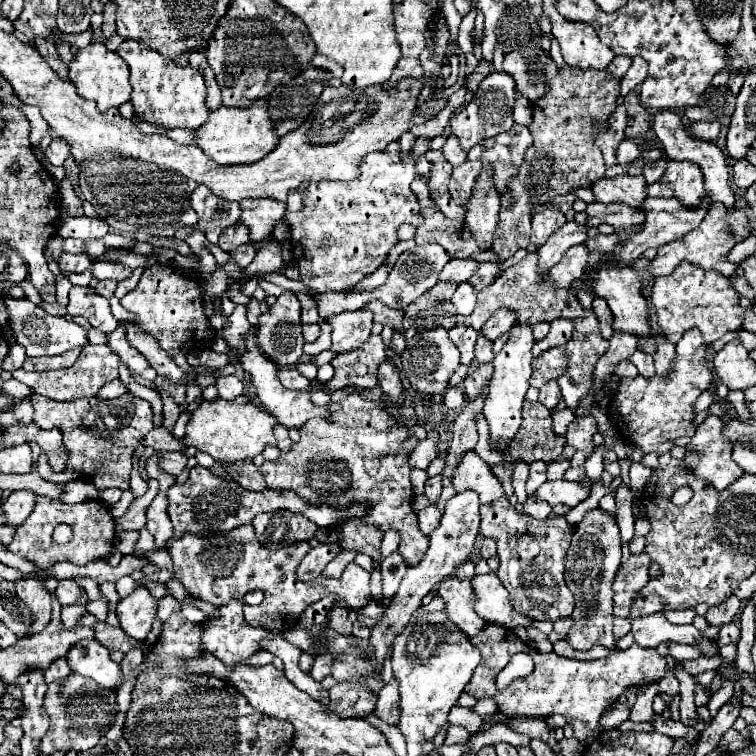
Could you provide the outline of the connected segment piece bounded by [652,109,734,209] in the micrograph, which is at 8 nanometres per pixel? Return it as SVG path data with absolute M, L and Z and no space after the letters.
M664 109L660 111L656 117L654 117L654 131L656 131L656 137L660 139L664 151L666 151L666 157L668 159L676 159L676 161L692 161L692 163L698 163L702 173L704 173L704 187L706 191L712 195L714 201L720 201L726 205L726 209L734 209L734 193L728 185L728 163L726 163L726 157L722 153L720 147L716 147L714 143L706 143L698 137L694 137L682 123L682 117L670 109Z

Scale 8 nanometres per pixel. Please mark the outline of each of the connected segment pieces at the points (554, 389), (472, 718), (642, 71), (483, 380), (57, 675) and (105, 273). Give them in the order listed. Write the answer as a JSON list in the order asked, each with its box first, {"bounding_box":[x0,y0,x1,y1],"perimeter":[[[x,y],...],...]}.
[{"bounding_box":[538,381,562,409],"perimeter":[[[548,381],[546,385],[540,387],[540,397],[538,397],[540,403],[544,403],[548,409],[556,409],[556,405],[562,401],[562,395],[560,395],[560,387],[556,381]]]},{"bounding_box":[450,705,482,731],"perimeter":[[[456,705],[450,713],[450,723],[452,725],[462,725],[466,727],[468,731],[476,731],[480,725],[482,725],[482,717],[476,715],[472,709],[466,709],[466,707],[460,707]]]},{"bounding_box":[622,57,646,97],"perimeter":[[[634,57],[628,73],[622,77],[622,97],[626,97],[630,91],[636,89],[646,77],[646,61],[642,57]]]},{"bounding_box":[464,363,494,401],"perimeter":[[[484,363],[468,373],[468,377],[464,379],[464,393],[466,393],[468,401],[474,401],[482,393],[482,389],[488,385],[488,381],[492,377],[492,371],[494,371],[492,363]]]},{"bounding_box":[44,657,72,683],"perimeter":[[[62,657],[62,659],[56,659],[56,661],[44,671],[44,679],[46,679],[46,683],[52,683],[52,681],[58,681],[58,679],[62,679],[62,677],[68,677],[70,673],[72,673],[72,671],[70,671],[66,659]]]},{"bounding_box":[92,261,132,281],"perimeter":[[[96,261],[92,263],[94,267],[94,277],[96,279],[116,279],[116,281],[124,281],[132,275],[132,269],[128,267],[120,267],[120,263],[108,263],[108,261]]]}]

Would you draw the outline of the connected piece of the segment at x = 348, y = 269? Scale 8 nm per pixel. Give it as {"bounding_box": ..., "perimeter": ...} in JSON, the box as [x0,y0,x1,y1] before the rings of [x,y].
{"bounding_box":[284,143,422,293],"perimeter":[[[400,143],[388,145],[384,151],[370,153],[364,159],[362,173],[354,181],[318,181],[310,183],[302,195],[304,209],[298,213],[285,213],[284,221],[290,227],[292,255],[294,263],[300,269],[300,281],[316,293],[324,291],[340,291],[350,285],[356,285],[366,275],[374,273],[384,261],[390,249],[400,241],[396,231],[400,225],[410,223],[418,227],[422,219],[422,209],[416,195],[410,189],[412,179],[416,177],[414,159],[410,155],[402,157]]]}

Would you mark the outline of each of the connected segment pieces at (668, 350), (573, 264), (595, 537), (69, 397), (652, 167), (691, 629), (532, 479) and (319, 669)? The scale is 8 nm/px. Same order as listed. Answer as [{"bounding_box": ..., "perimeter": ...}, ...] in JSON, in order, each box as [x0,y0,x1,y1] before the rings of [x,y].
[{"bounding_box":[654,337,674,375],"perimeter":[[[656,337],[656,353],[654,353],[654,365],[656,365],[656,373],[664,375],[670,371],[670,361],[674,359],[674,343],[670,343],[664,337]]]},{"bounding_box":[550,245,588,287],"perimeter":[[[584,245],[568,249],[562,261],[550,269],[556,287],[570,287],[574,279],[580,279],[584,275],[584,263],[588,263],[588,249]]]},{"bounding_box":[566,509,620,651],"perimeter":[[[592,509],[576,527],[576,537],[568,549],[566,575],[568,587],[574,593],[576,609],[572,613],[574,625],[568,633],[568,643],[578,651],[588,651],[594,645],[612,649],[616,645],[612,635],[612,581],[620,567],[620,529],[616,519],[602,509]]]},{"bounding_box":[12,345,120,401],"perimeter":[[[86,345],[76,359],[76,363],[68,369],[56,369],[56,371],[42,371],[42,373],[28,373],[24,369],[16,369],[12,377],[16,381],[22,381],[28,385],[34,393],[44,395],[54,401],[74,401],[74,399],[90,399],[96,397],[100,387],[112,379],[118,377],[118,365],[120,357],[108,347],[108,345]]]},{"bounding_box":[644,157,668,183],"perimeter":[[[666,157],[660,159],[660,161],[656,161],[656,163],[648,163],[644,167],[644,179],[646,179],[646,183],[656,183],[664,175],[666,165],[668,165],[668,159]]]},{"bounding_box":[631,612,718,655],"perimeter":[[[663,612],[631,619],[631,633],[638,645],[646,647],[658,647],[660,643],[688,643],[688,645],[700,645],[704,655],[716,655],[718,647],[700,635],[700,631],[694,625],[674,625],[668,623]]]},{"bounding_box":[526,461,548,493],"perimeter":[[[534,461],[530,465],[530,477],[528,477],[528,483],[526,483],[528,493],[534,493],[546,481],[546,469],[548,469],[548,465],[544,461]]]},{"bounding_box":[310,657,334,681],"perimeter":[[[316,657],[314,665],[312,665],[312,671],[310,671],[310,677],[316,679],[316,681],[322,681],[326,675],[330,675],[332,663],[334,663],[332,657]]]}]

